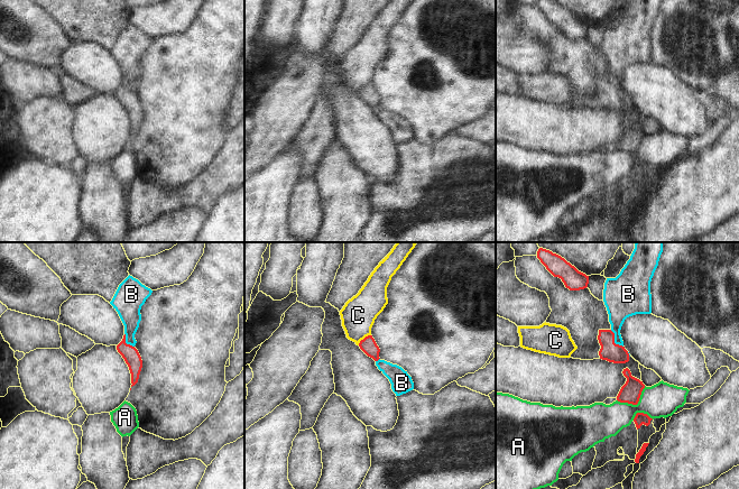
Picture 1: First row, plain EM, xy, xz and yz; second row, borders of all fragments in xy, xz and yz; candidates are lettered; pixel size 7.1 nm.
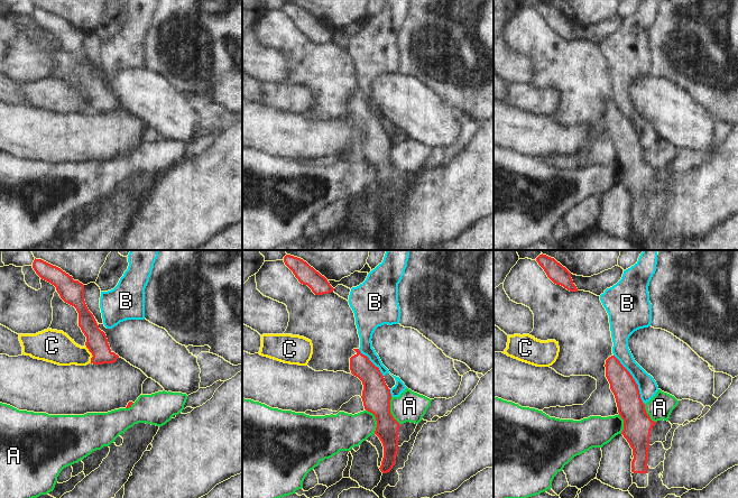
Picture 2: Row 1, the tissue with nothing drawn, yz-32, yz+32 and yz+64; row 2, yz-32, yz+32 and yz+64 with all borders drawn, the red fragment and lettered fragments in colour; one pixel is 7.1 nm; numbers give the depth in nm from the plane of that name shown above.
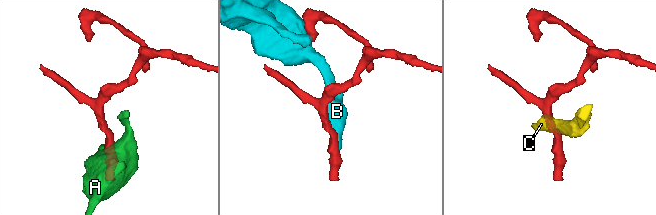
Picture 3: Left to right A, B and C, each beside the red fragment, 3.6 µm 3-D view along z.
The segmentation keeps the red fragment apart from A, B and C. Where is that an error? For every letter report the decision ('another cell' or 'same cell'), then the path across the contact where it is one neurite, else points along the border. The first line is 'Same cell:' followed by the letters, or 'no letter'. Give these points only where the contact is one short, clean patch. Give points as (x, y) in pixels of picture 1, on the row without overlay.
Same cell: no letter
A: another cell | along yz (645, 135), (636, 153), (617, 149)
B: another cell | along yz (610, 79), (613, 82), (615, 91), (622, 95)
C: another cell | along xz (370, 83), (366, 84), (358, 93)

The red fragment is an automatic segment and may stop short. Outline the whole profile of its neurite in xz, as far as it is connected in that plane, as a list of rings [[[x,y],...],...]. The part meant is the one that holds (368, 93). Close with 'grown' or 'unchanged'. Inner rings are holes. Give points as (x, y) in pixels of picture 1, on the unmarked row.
[[[368,84],[363,89],[361,89],[359,95],[368,105],[372,107],[375,110],[378,110],[380,108],[380,98],[372,84]]] | unchanged

